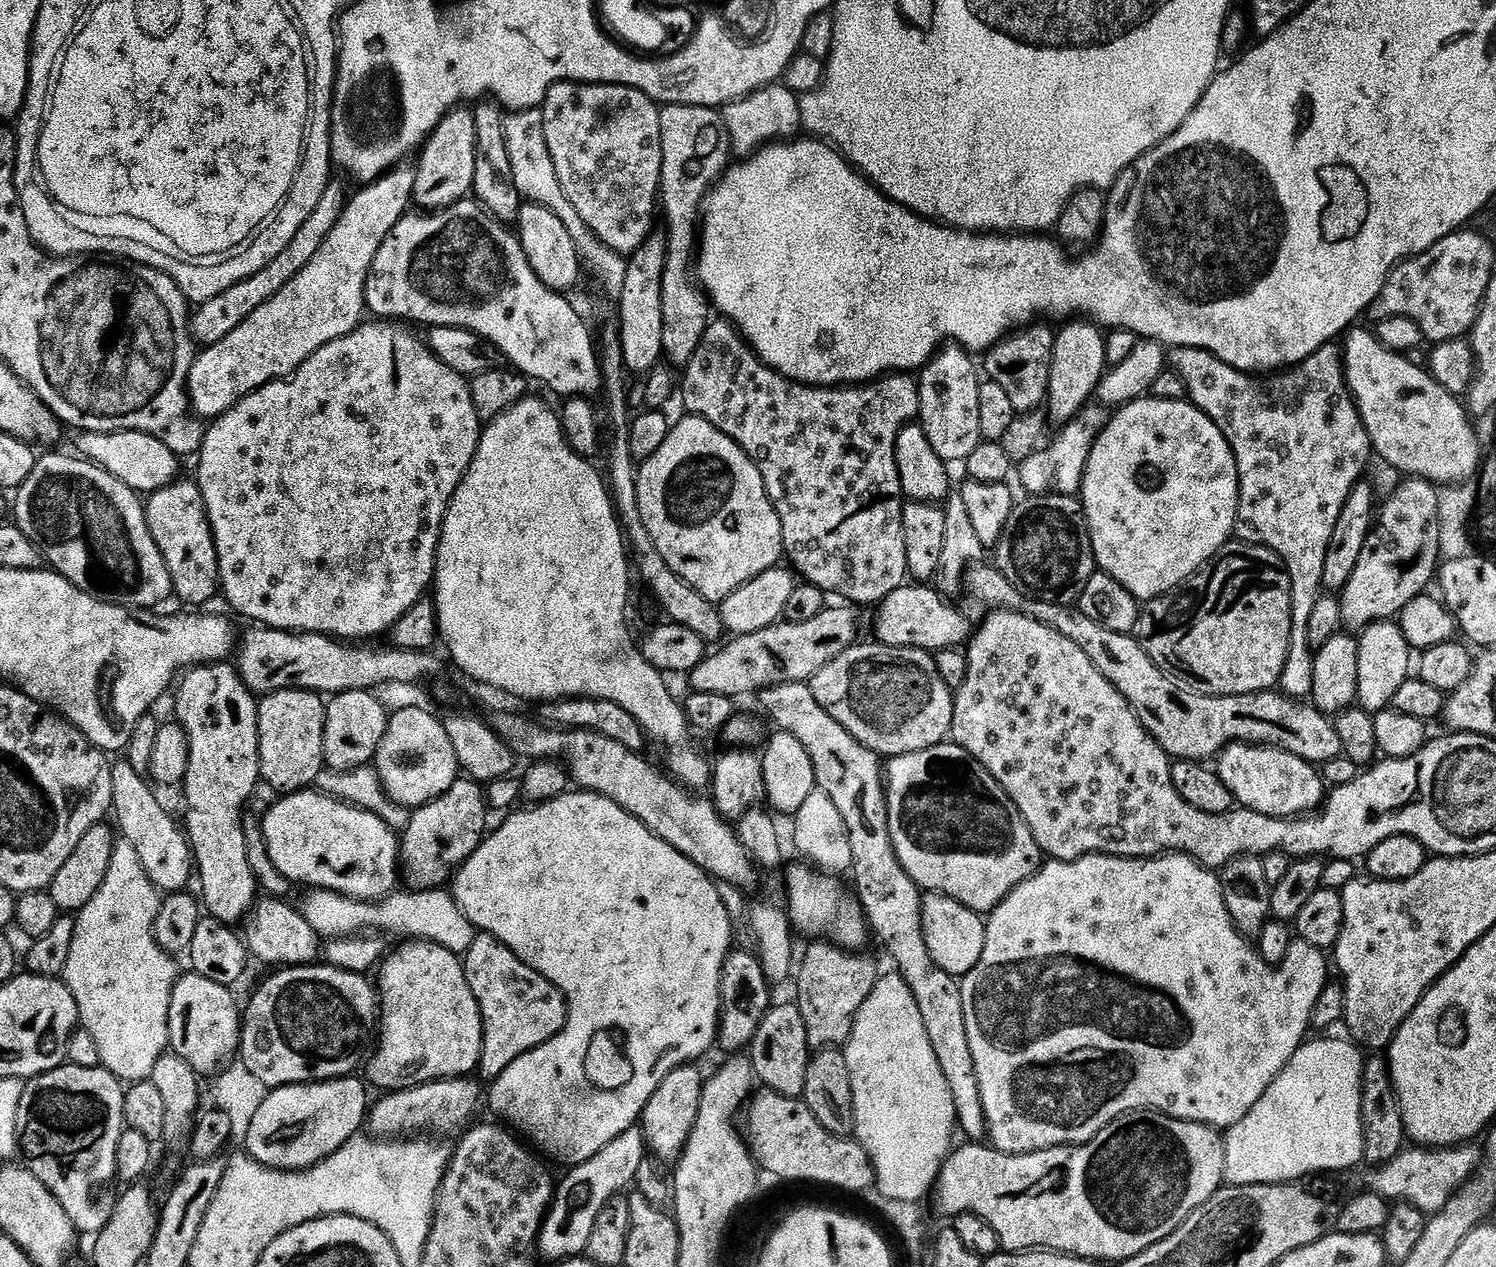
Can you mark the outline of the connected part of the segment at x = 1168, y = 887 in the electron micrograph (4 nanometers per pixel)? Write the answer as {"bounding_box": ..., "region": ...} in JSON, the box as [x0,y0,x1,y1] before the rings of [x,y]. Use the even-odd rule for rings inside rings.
{"bounding_box":[958,851,1260,1150],"region":[[[1169,851],[1169,852],[1168,852],[1168,853],[1167,853],[1167,854],[1156,854],[1156,855],[1153,855],[1153,856],[1152,856],[1152,857],[1151,857],[1151,858],[1141,858],[1141,857],[1140,857],[1140,856],[1112,856],[1112,855],[1109,855],[1109,854],[1085,854],[1085,855],[1083,855],[1083,856],[1078,856],[1078,857],[1075,857],[1075,858],[1069,858],[1069,859],[1067,859],[1067,860],[1056,860],[1056,859],[1053,859],[1053,858],[1052,858],[1052,859],[1049,859],[1049,860],[1048,860],[1048,861],[1047,861],[1047,862],[1048,862],[1048,863],[1049,863],[1049,864],[1044,864],[1044,865],[1042,865],[1042,866],[1041,866],[1041,868],[1040,868],[1040,869],[1038,869],[1038,870],[1037,870],[1037,872],[1036,872],[1036,873],[1034,873],[1034,874],[1033,874],[1033,876],[1028,876],[1028,877],[1026,877],[1026,878],[1025,878],[1025,880],[1024,880],[1024,881],[1022,881],[1022,882],[1021,882],[1021,884],[1020,884],[1020,885],[1018,885],[1018,886],[1017,886],[1017,888],[1016,888],[1016,889],[1014,889],[1014,890],[1013,890],[1013,892],[1012,892],[1012,893],[1010,893],[1010,894],[1009,894],[1009,896],[1008,896],[1008,897],[1006,897],[1006,898],[1005,898],[1005,900],[1004,900],[1004,901],[1002,901],[1002,902],[1001,902],[1001,904],[1000,904],[1000,905],[998,905],[998,906],[997,906],[997,908],[996,908],[996,909],[994,909],[994,910],[993,910],[993,912],[992,912],[992,913],[990,913],[990,914],[989,914],[989,916],[988,916],[988,918],[987,918],[987,916],[986,916],[986,923],[985,923],[985,925],[984,925],[984,939],[983,939],[983,941],[982,941],[982,947],[981,947],[981,948],[980,948],[980,949],[979,949],[979,952],[978,952],[978,955],[977,955],[977,957],[976,957],[976,959],[975,959],[975,961],[974,961],[974,963],[973,963],[973,964],[972,964],[972,965],[971,965],[971,967],[969,967],[969,968],[968,968],[968,969],[967,969],[967,971],[965,971],[965,972],[964,972],[964,973],[963,973],[963,976],[962,976],[962,979],[964,979],[964,981],[962,981],[962,982],[961,982],[961,984],[960,984],[960,981],[959,981],[959,984],[958,984],[958,999],[959,999],[959,1001],[960,1001],[960,1010],[961,1010],[961,1012],[963,1012],[963,1013],[964,1013],[964,1029],[965,1029],[965,1030],[966,1030],[966,1034],[967,1034],[967,1035],[968,1035],[968,1049],[969,1049],[969,1050],[970,1050],[970,1051],[971,1051],[971,1052],[972,1052],[972,1066],[973,1066],[973,1074],[974,1074],[974,1075],[976,1075],[976,1086],[977,1086],[977,1088],[978,1088],[978,1090],[979,1090],[979,1091],[980,1091],[980,1111],[981,1111],[981,1113],[982,1113],[982,1120],[983,1120],[983,1123],[985,1123],[985,1122],[986,1122],[986,1123],[988,1123],[988,1132],[989,1132],[989,1134],[990,1134],[990,1135],[992,1135],[992,1140],[991,1140],[991,1143],[992,1143],[992,1144],[993,1144],[993,1145],[996,1145],[996,1146],[999,1146],[999,1147],[1000,1147],[1000,1148],[1001,1148],[1001,1149],[1004,1149],[1004,1150],[1012,1150],[1012,1149],[1015,1149],[1015,1148],[1016,1148],[1016,1147],[1017,1147],[1017,1146],[1024,1146],[1024,1145],[1027,1145],[1027,1144],[1024,1144],[1024,1143],[1026,1143],[1026,1142],[1027,1142],[1027,1140],[1036,1140],[1036,1141],[1032,1141],[1032,1142],[1044,1142],[1044,1141],[1047,1141],[1047,1140],[1048,1140],[1048,1139],[1049,1139],[1049,1138],[1052,1138],[1052,1137],[1048,1137],[1048,1138],[1047,1138],[1047,1136],[1052,1136],[1052,1135],[1054,1135],[1054,1134],[1055,1134],[1055,1132],[1056,1132],[1056,1131],[1058,1131],[1058,1130],[1059,1130],[1059,1128],[1068,1128],[1068,1129],[1067,1129],[1067,1130],[1072,1130],[1072,1129],[1075,1129],[1075,1128],[1076,1128],[1076,1127],[1077,1127],[1077,1126],[1079,1126],[1079,1125],[1081,1125],[1081,1124],[1083,1124],[1083,1123],[1084,1123],[1084,1121],[1086,1121],[1086,1120],[1088,1120],[1088,1119],[1089,1119],[1089,1118],[1090,1118],[1090,1117],[1091,1117],[1091,1116],[1094,1116],[1094,1115],[1096,1115],[1096,1113],[1097,1113],[1097,1112],[1099,1112],[1099,1111],[1100,1111],[1100,1109],[1101,1109],[1101,1108],[1103,1108],[1103,1107],[1105,1107],[1105,1106],[1108,1106],[1108,1105],[1111,1105],[1111,1104],[1112,1104],[1112,1103],[1113,1103],[1113,1101],[1112,1101],[1112,1099],[1114,1099],[1114,1098],[1115,1098],[1115,1096],[1116,1096],[1116,1095],[1118,1095],[1118,1094],[1119,1094],[1119,1092],[1124,1092],[1124,1091],[1126,1091],[1126,1090],[1127,1090],[1127,1088],[1128,1088],[1128,1092],[1129,1092],[1129,1094],[1130,1094],[1130,1095],[1132,1095],[1132,1096],[1140,1096],[1140,1100],[1139,1100],[1139,1103],[1140,1103],[1140,1104],[1141,1104],[1141,1105],[1144,1105],[1144,1106],[1147,1106],[1147,1107],[1150,1107],[1150,1108],[1155,1108],[1155,1109],[1156,1109],[1156,1111],[1157,1111],[1157,1112],[1164,1112],[1164,1113],[1166,1113],[1166,1115],[1168,1115],[1168,1116],[1173,1116],[1173,1117],[1174,1117],[1174,1118],[1178,1118],[1178,1119],[1179,1119],[1179,1120],[1189,1120],[1189,1121],[1190,1121],[1190,1122],[1198,1122],[1198,1123],[1199,1123],[1199,1124],[1207,1124],[1207,1125],[1209,1125],[1209,1126],[1221,1126],[1221,1125],[1220,1125],[1220,1124],[1224,1124],[1224,1125],[1223,1125],[1223,1126],[1228,1126],[1228,1125],[1231,1125],[1231,1124],[1232,1124],[1232,1123],[1233,1123],[1233,1121],[1235,1121],[1235,1120],[1236,1120],[1236,1119],[1237,1119],[1237,1117],[1239,1117],[1239,1116],[1240,1116],[1240,1115],[1241,1115],[1241,1113],[1243,1113],[1243,1112],[1244,1112],[1244,1110],[1243,1110],[1243,1109],[1242,1109],[1242,1107],[1241,1107],[1241,1106],[1240,1106],[1240,1104],[1244,1104],[1244,1096],[1248,1096],[1248,1092],[1252,1092],[1252,1088],[1256,1088],[1256,1084],[1260,1084],[1260,1072],[1252,1072],[1252,1064],[1244,1064],[1244,988],[1252,988],[1252,972],[1256,972],[1256,968],[1260,968],[1260,964],[1238,964],[1238,960],[1252,960],[1252,955],[1253,955],[1253,954],[1254,954],[1254,953],[1255,953],[1255,952],[1256,952],[1256,951],[1257,951],[1257,949],[1256,949],[1256,948],[1255,948],[1255,947],[1253,947],[1253,945],[1248,945],[1248,944],[1247,944],[1247,942],[1246,942],[1246,941],[1244,941],[1244,936],[1243,936],[1243,934],[1242,934],[1242,933],[1240,933],[1240,932],[1239,932],[1239,930],[1238,930],[1238,929],[1236,929],[1236,926],[1238,926],[1238,924],[1237,924],[1237,921],[1236,921],[1236,920],[1235,920],[1235,919],[1233,919],[1233,916],[1232,916],[1232,915],[1231,915],[1231,913],[1229,913],[1229,912],[1228,912],[1228,903],[1229,903],[1229,901],[1228,901],[1228,900],[1226,900],[1226,899],[1225,899],[1225,889],[1224,889],[1224,888],[1223,888],[1223,887],[1222,887],[1222,885],[1221,885],[1221,877],[1220,877],[1220,876],[1219,876],[1219,875],[1217,875],[1217,873],[1216,873],[1216,872],[1215,872],[1215,871],[1214,871],[1214,873],[1212,873],[1212,871],[1213,871],[1213,869],[1212,869],[1212,868],[1211,868],[1211,867],[1208,867],[1208,866],[1205,866],[1205,865],[1203,865],[1203,864],[1201,864],[1201,863],[1200,863],[1200,861],[1199,861],[1199,860],[1196,860],[1196,859],[1195,859],[1195,858],[1193,858],[1193,857],[1192,857],[1192,856],[1185,856],[1185,855],[1184,855],[1184,853],[1182,853],[1182,852],[1171,852],[1171,851]]]}

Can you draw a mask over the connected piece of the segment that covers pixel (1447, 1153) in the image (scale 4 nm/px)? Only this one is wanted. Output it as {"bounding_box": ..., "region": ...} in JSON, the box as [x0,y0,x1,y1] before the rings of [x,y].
{"bounding_box":[1365,1142,1480,1214],"region":[[[1472,1142],[1408,1147],[1412,1148],[1403,1147],[1386,1163],[1369,1169],[1365,1185],[1386,1200],[1405,1201],[1424,1214],[1435,1214],[1443,1209],[1449,1197],[1473,1175],[1472,1170],[1480,1162],[1479,1147]]]}

